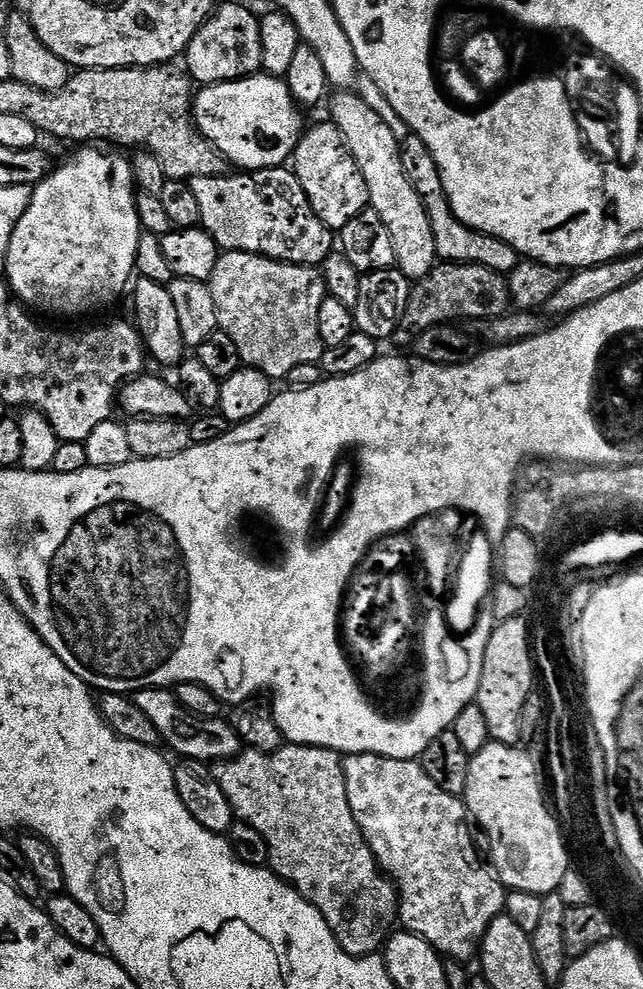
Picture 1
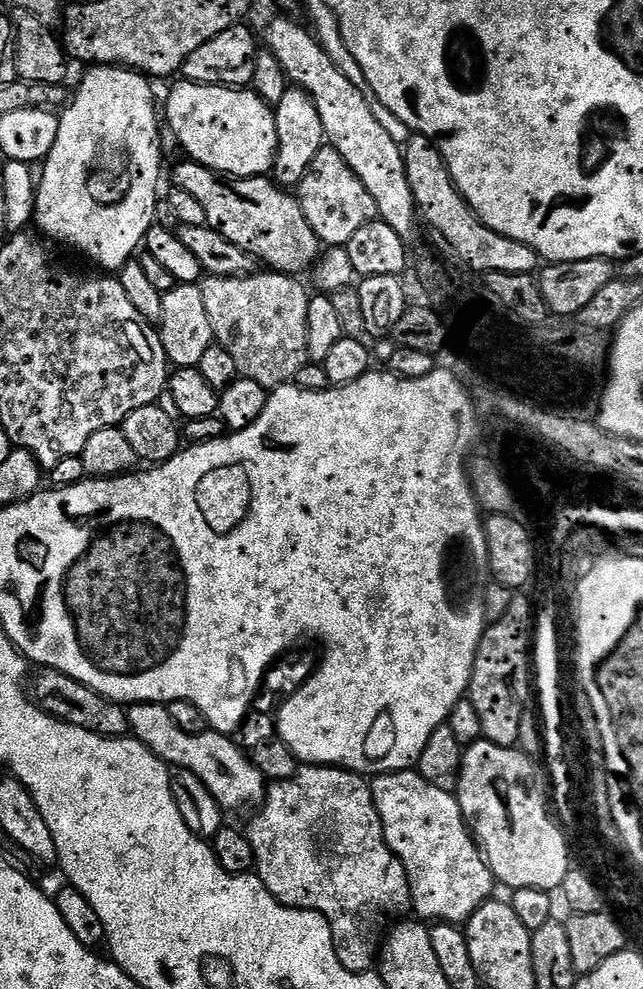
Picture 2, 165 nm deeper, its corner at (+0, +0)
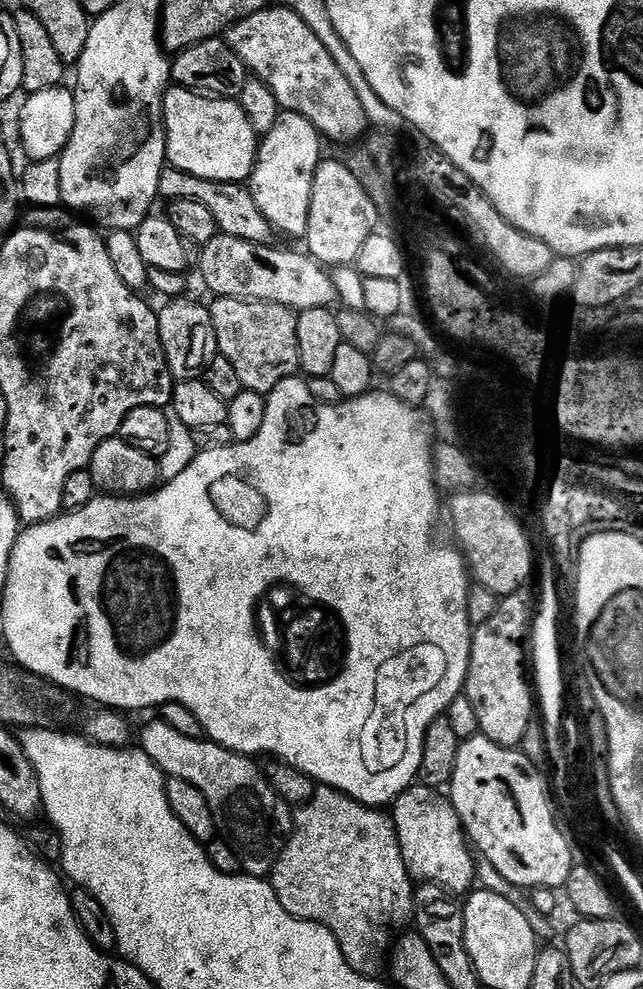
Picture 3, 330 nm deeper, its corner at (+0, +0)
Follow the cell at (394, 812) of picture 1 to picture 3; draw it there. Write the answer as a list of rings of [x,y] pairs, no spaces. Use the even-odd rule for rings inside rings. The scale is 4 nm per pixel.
[[[407,788],[390,805],[392,824],[398,834],[406,870],[413,881],[436,885],[451,894],[467,893],[476,880],[476,864],[472,861],[474,852],[464,825],[460,823],[456,807],[447,795],[440,795],[444,794],[435,788]]]

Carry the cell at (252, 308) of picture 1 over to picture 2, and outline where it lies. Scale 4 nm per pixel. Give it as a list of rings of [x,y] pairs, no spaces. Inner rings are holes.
[[[271,270],[253,271],[243,276],[205,275],[200,289],[206,314],[210,314],[210,326],[215,343],[230,350],[238,366],[240,376],[258,382],[269,390],[275,390],[295,381],[298,370],[309,363],[306,350],[306,310],[308,309],[309,289],[304,289],[297,277],[285,276],[283,272]]]

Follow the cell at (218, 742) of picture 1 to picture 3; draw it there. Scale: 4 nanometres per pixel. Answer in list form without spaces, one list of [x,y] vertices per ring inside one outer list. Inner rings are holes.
[[[152,718],[141,732],[139,729],[138,748],[163,770],[165,777],[190,782],[190,786],[202,790],[202,798],[206,798],[214,818],[216,836],[231,846],[247,875],[271,877],[272,867],[276,865],[290,831],[290,812],[284,801],[270,790],[263,771],[255,768],[249,757],[207,738],[186,738],[186,734],[178,734],[178,730],[166,726],[159,718]]]

